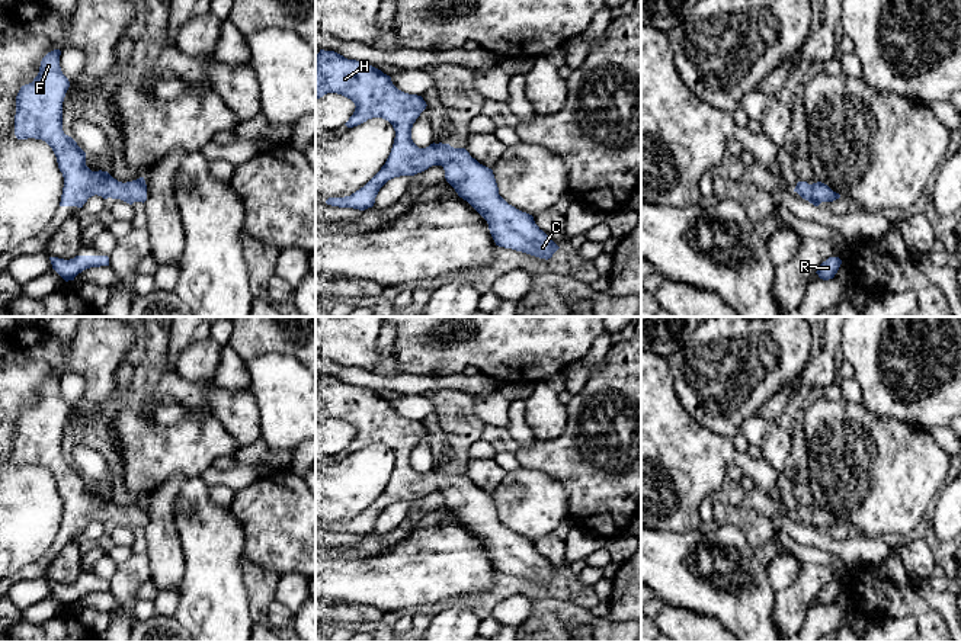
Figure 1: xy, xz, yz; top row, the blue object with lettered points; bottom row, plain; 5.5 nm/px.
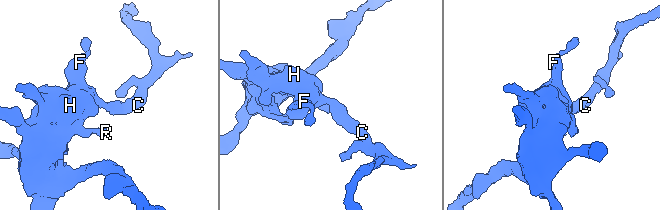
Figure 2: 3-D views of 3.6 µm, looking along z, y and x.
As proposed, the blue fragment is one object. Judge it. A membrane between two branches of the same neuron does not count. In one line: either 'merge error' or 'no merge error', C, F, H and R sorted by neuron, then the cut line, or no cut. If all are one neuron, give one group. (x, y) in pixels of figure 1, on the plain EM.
no merge error; groups C F H R; cut none

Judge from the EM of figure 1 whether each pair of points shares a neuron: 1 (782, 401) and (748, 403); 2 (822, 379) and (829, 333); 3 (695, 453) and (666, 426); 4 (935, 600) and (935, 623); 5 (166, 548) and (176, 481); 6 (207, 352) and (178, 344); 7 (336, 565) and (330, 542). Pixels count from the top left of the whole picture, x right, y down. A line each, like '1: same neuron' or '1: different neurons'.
1: different neurons
2: same neuron
3: same neuron
4: different neurons
5: same neuron
6: different neurons
7: different neurons

